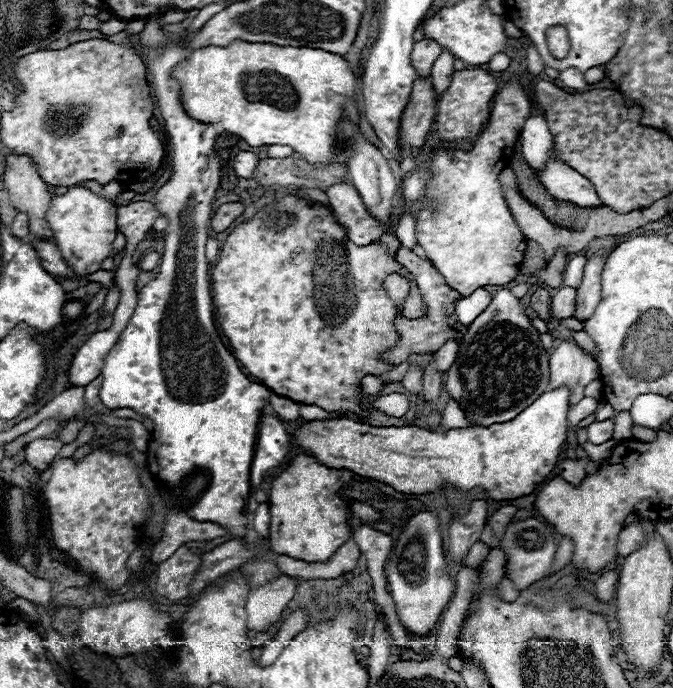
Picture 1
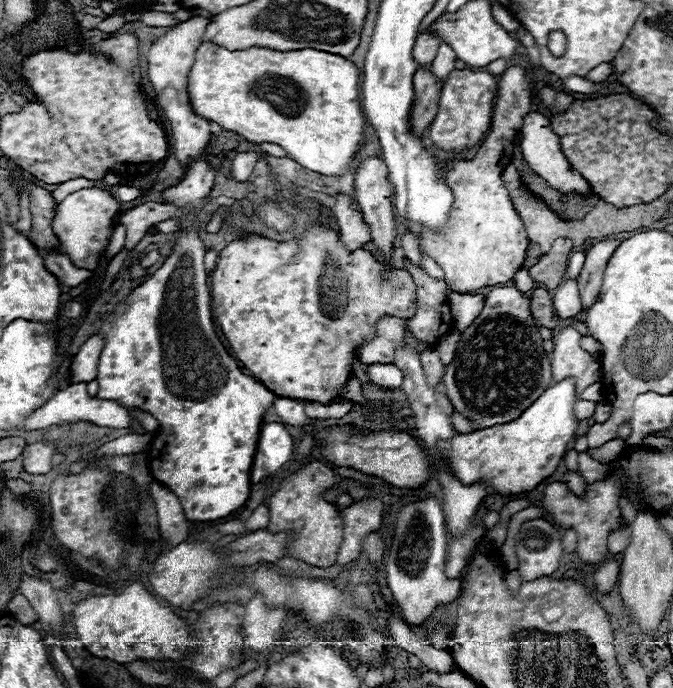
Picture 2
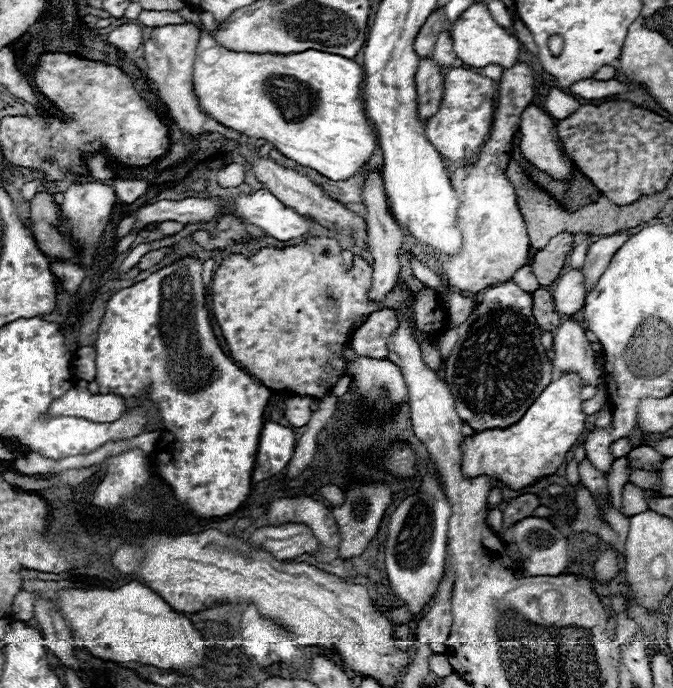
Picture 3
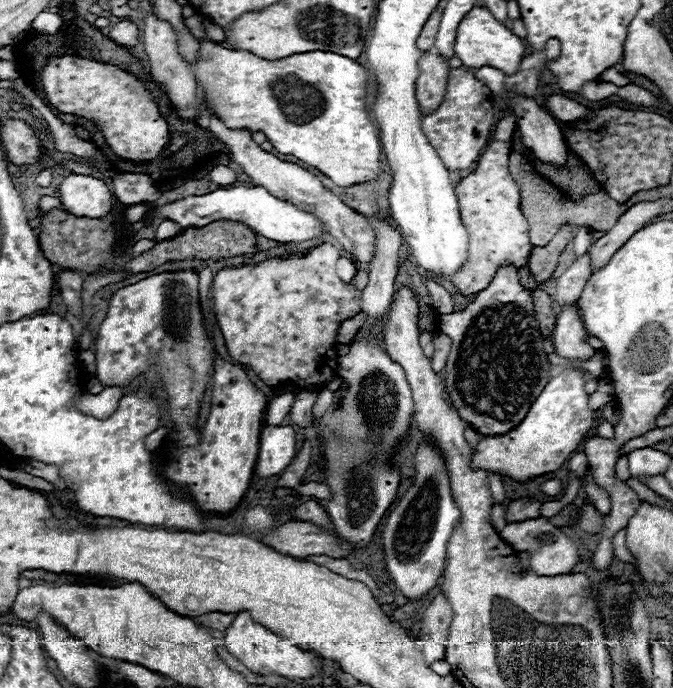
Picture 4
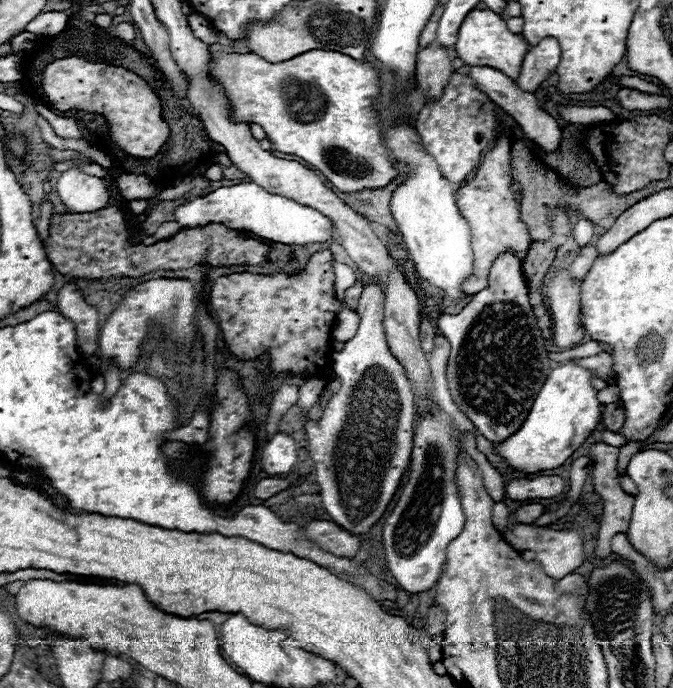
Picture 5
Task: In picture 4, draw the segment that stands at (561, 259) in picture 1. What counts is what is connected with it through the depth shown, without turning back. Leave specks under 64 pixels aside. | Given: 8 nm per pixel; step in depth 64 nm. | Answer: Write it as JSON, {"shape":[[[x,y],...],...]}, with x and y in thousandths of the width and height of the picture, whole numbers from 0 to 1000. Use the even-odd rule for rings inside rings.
{"shape":[[[838,326],[832,328],[832,334],[826,337],[826,343],[820,346],[817,355],[811,358],[793,358],[788,363],[788,375],[785,375],[785,392],[788,398],[796,404],[796,413],[805,413],[808,407],[814,407],[829,384],[829,372],[838,363],[838,358],[853,346],[853,331]]]}

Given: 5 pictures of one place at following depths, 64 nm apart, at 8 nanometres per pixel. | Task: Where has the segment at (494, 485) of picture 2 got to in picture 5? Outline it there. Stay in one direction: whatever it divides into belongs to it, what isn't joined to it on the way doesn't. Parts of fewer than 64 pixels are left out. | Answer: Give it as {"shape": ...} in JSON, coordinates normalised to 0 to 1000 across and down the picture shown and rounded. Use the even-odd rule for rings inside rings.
{"shape":[[[838,526],[820,535],[793,581],[785,610],[779,610],[773,628],[758,634],[749,645],[737,645],[737,657],[749,663],[764,683],[799,686],[835,677],[895,610],[895,587],[889,584],[889,567],[880,564],[880,549],[883,541],[856,526]]]}

